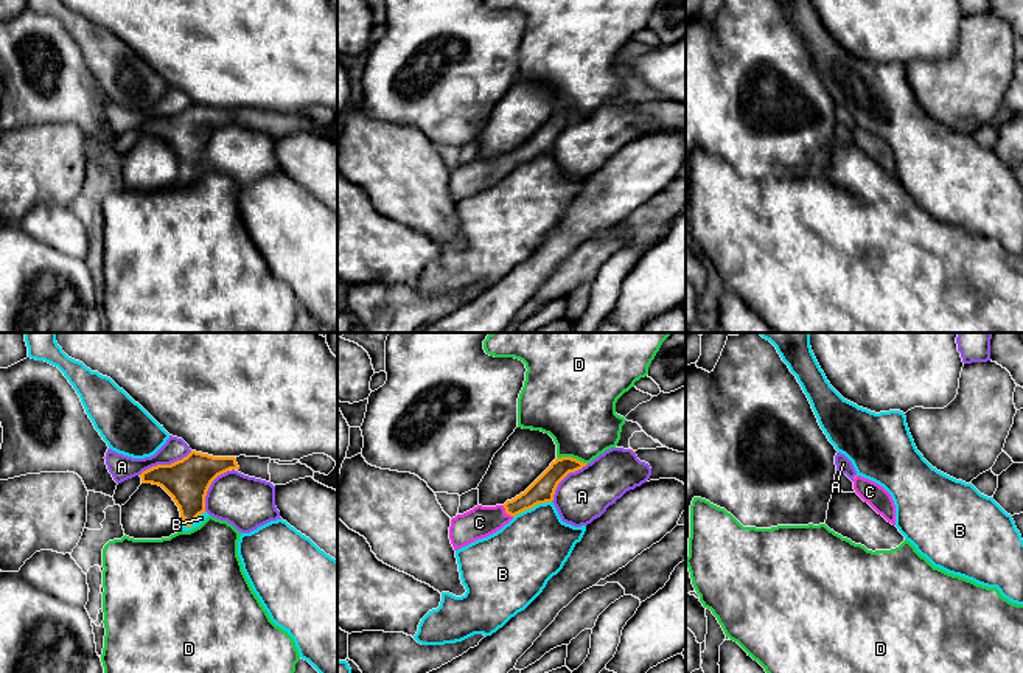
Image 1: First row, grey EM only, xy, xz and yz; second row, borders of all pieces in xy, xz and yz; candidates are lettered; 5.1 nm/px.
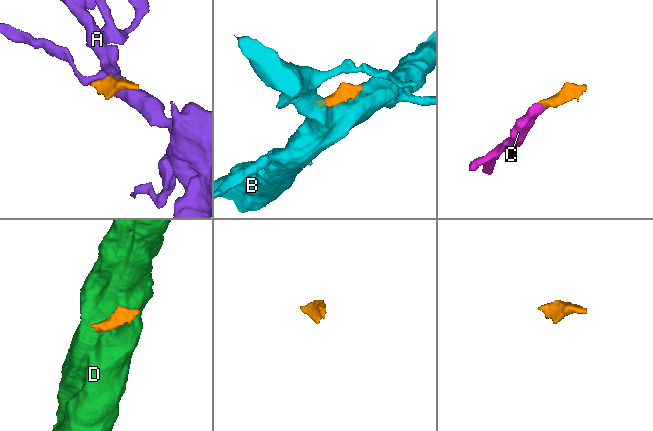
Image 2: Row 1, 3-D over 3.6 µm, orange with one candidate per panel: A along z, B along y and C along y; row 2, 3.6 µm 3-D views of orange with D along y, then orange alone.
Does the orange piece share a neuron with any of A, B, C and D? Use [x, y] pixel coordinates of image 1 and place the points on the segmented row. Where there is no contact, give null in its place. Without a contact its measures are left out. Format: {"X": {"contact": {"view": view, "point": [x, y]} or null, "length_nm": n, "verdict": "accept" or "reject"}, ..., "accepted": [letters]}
{"A": {"contact": {"view": "xy", "point": [165, 465]}, "length_nm": 300, "verdict": "reject"}, "B": {"contact": {"view": "xz", "point": [532, 507]}, "length_nm": 220, "verdict": "reject"}, "C": {"contact": {"view": "xz", "point": [507, 513]}, "length_nm": 90, "verdict": "accept"}, "D": {"contact": {"view": "xz", "point": [571, 457]}, "length_nm": 170, "verdict": "reject"}, "accepted": ["C"]}

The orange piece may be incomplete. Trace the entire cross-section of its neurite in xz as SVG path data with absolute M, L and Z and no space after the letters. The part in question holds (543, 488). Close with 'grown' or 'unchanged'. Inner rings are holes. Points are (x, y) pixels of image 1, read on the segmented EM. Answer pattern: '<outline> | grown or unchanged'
M557 457L550 466L515 499L496 507L477 505L463 514L457 514L451 519L449 527L449 539L454 550L496 533L516 514L530 510L538 504L552 502L558 483L569 472L575 472L586 465L588 463L572 457Z | grown

